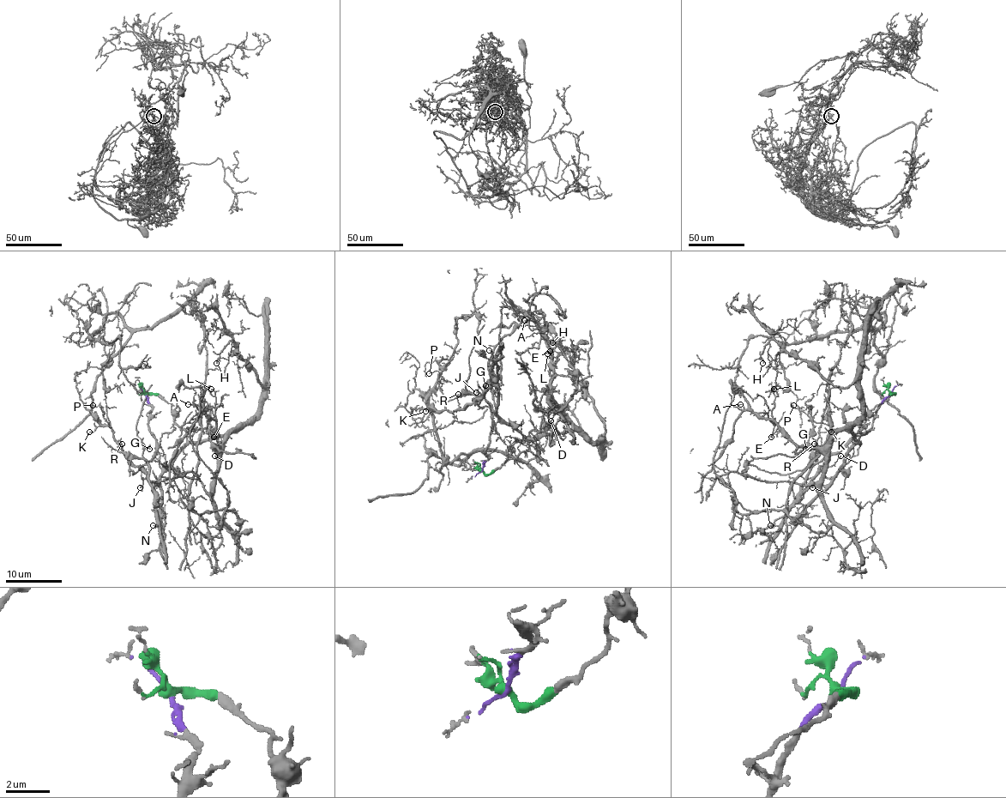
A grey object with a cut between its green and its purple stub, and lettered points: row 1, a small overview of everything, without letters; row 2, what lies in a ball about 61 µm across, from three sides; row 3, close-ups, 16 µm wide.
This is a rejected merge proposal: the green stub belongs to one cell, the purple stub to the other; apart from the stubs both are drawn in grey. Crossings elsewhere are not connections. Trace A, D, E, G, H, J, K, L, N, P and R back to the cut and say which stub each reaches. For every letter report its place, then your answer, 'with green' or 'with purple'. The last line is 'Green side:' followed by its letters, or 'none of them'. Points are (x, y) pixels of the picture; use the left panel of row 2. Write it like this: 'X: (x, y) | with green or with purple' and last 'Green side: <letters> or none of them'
A: (188, 404) | with green
D: (214, 456) | with green
E: (213, 437) | with green
G: (149, 449) | with purple
H: (216, 363) | with green
J: (140, 487) | with purple
K: (89, 432) | with purple
L: (211, 389) | with green
N: (153, 525) | with purple
P: (93, 405) | with purple
R: (122, 444) | with purple
Green side: A, D, E, H, L

